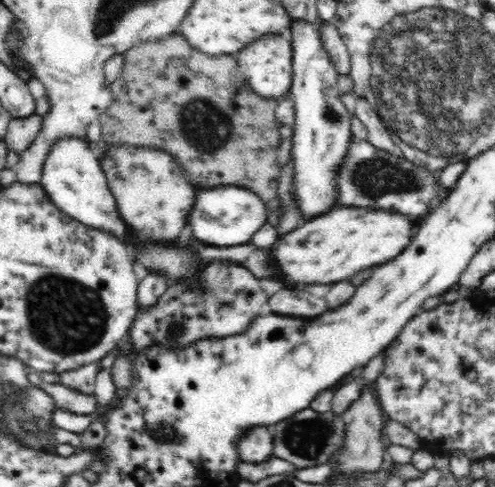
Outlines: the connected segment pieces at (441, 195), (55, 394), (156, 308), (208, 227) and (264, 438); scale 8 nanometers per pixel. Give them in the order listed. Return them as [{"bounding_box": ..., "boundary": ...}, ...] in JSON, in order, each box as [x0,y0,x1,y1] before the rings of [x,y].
[{"bounding_box":[335,138,450,218],"boundary":[[[352,138],[335,176],[338,204],[389,210],[410,218],[426,216],[448,196],[450,190],[439,186],[437,174],[416,166],[400,154],[386,152],[371,142]]]},{"bounding_box":[27,368,99,414],"boundary":[[[27,368],[27,378],[30,385],[46,392],[55,402],[57,408],[68,410],[74,414],[90,414],[96,412],[99,406],[94,394],[84,394],[71,390],[62,384],[43,382],[36,371]]]},{"bounding_box":[113,260,268,389],"boundary":[[[216,260],[203,268],[194,286],[188,286],[188,283],[170,284],[154,306],[140,311],[124,344],[113,351],[114,385],[118,389],[130,389],[133,386],[134,360],[143,349],[150,346],[180,349],[204,338],[224,338],[232,334],[242,334],[260,314],[258,310],[262,310],[266,300],[268,296],[264,294],[256,276],[252,276],[246,268],[238,264],[222,260]]]},{"bounding_box":[188,186,266,246],"boundary":[[[218,186],[212,190],[202,190],[196,194],[196,202],[188,214],[188,224],[194,238],[208,242],[212,246],[238,246],[250,242],[252,234],[266,224],[265,202],[251,190],[238,186]]]},{"bounding_box":[236,425,273,462],"boundary":[[[266,425],[253,426],[240,435],[236,444],[240,459],[246,462],[262,462],[273,455],[272,428]]]}]

